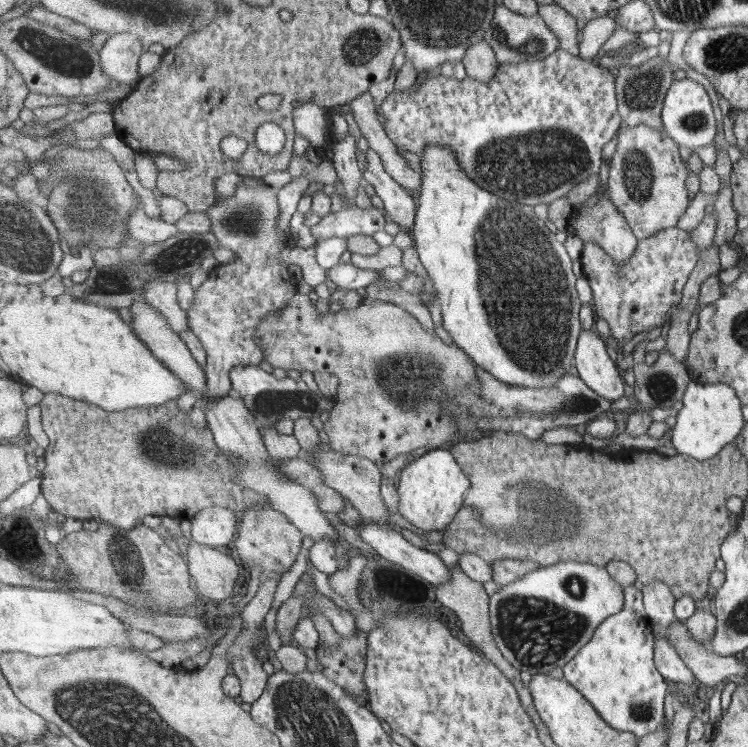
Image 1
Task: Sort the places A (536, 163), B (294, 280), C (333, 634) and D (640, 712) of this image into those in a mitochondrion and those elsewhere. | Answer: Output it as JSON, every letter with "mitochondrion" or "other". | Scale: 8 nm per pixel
{"A":"mitochondrion","B":"other","C":"other","D":"mitochondrion"}

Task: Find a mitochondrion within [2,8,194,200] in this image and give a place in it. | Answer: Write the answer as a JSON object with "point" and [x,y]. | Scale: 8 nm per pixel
{"point":[69,60]}

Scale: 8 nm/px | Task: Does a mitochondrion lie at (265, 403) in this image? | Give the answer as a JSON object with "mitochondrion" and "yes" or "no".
{"mitochondrion":"yes"}

